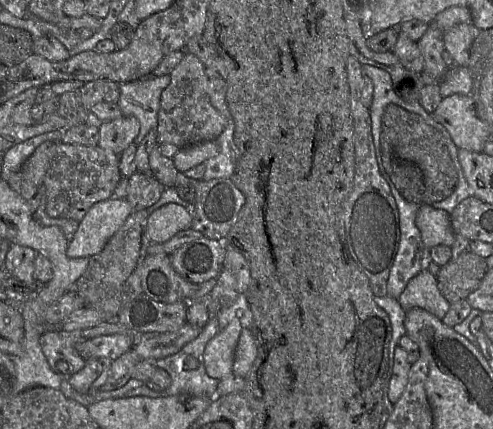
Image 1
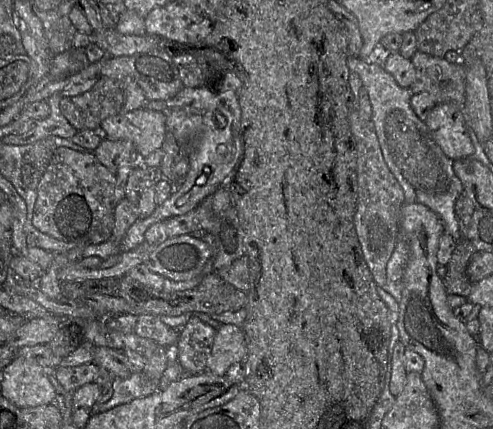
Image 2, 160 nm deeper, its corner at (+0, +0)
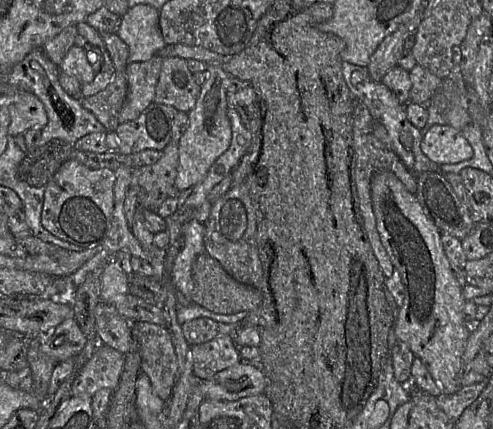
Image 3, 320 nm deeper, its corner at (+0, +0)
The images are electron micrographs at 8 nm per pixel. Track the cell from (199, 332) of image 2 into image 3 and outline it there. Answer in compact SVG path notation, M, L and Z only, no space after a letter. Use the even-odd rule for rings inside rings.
M229 335L191 346L190 351L193 373L198 380L211 379L216 373L241 362L238 347Z

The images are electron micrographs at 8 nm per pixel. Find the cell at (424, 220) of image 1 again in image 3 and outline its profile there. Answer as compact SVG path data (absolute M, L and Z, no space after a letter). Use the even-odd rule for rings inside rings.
M380 170L373 174L371 200L381 242L393 266L399 271L404 286L404 301L397 313L395 336L397 340L405 342L415 356L420 358L439 384L443 394L454 394L461 388L459 373L470 332L465 326L462 315L466 300L445 255L441 233L433 220L425 214L416 196L410 193L390 171Z

